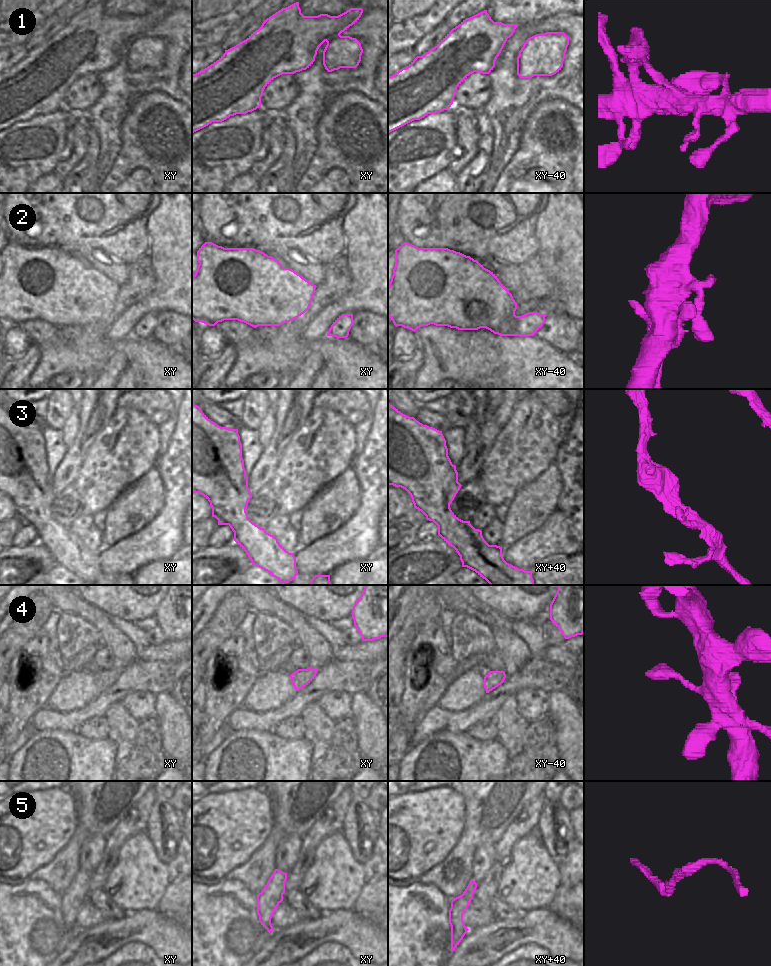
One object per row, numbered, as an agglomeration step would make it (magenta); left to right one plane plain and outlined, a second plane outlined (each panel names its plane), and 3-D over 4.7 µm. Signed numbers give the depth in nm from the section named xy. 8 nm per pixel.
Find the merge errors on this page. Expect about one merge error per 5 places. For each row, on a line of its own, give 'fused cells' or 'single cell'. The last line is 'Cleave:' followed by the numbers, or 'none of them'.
1: single cell
2: single cell
3: single cell
4: single cell
5: single cell
Cleave: none of them

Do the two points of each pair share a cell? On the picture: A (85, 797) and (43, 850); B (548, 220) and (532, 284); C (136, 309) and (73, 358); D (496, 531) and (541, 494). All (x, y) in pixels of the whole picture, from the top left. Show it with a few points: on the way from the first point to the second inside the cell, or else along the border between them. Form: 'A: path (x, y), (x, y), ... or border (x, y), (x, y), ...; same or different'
A: border (68, 791), (76, 802), (76, 827), (74, 831); different
B: border (537, 254), (544, 270), (551, 278); different
C: border (130, 335), (115, 341), (107, 338); different
D: border (499, 521), (501, 524), (500, 545); different

